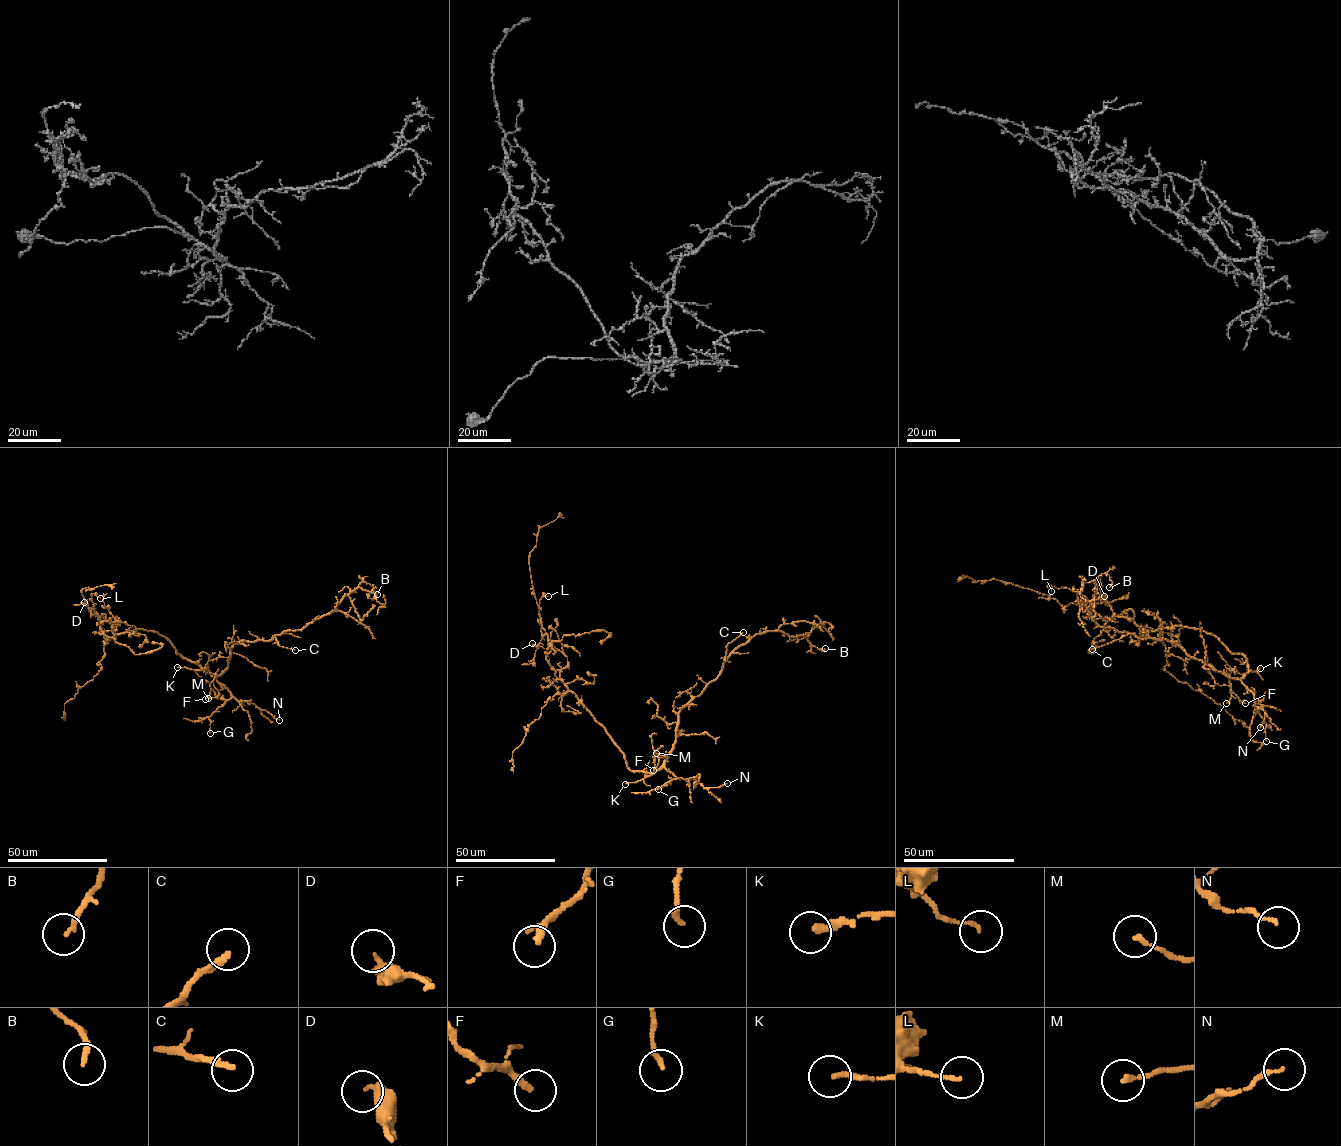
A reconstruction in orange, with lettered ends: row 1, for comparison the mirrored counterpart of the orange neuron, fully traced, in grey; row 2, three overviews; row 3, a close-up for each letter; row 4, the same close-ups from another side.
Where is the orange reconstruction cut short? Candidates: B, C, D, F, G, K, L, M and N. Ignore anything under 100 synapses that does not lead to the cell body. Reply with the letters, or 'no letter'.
K

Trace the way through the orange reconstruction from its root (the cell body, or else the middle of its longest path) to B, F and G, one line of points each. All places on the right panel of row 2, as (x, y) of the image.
B: (1247, 661), (1242, 677), (1227, 677), (1175, 642), (1101, 627), (1090, 615), (1095, 580), (1106, 573), (1109, 587)
F: (1247, 661), (1248, 670), (1244, 675), (1229, 679), (1230, 689), (1245, 703)
G: (1247, 661), (1248, 671), (1241, 680), (1253, 694), (1256, 710), (1265, 721), (1266, 741)

